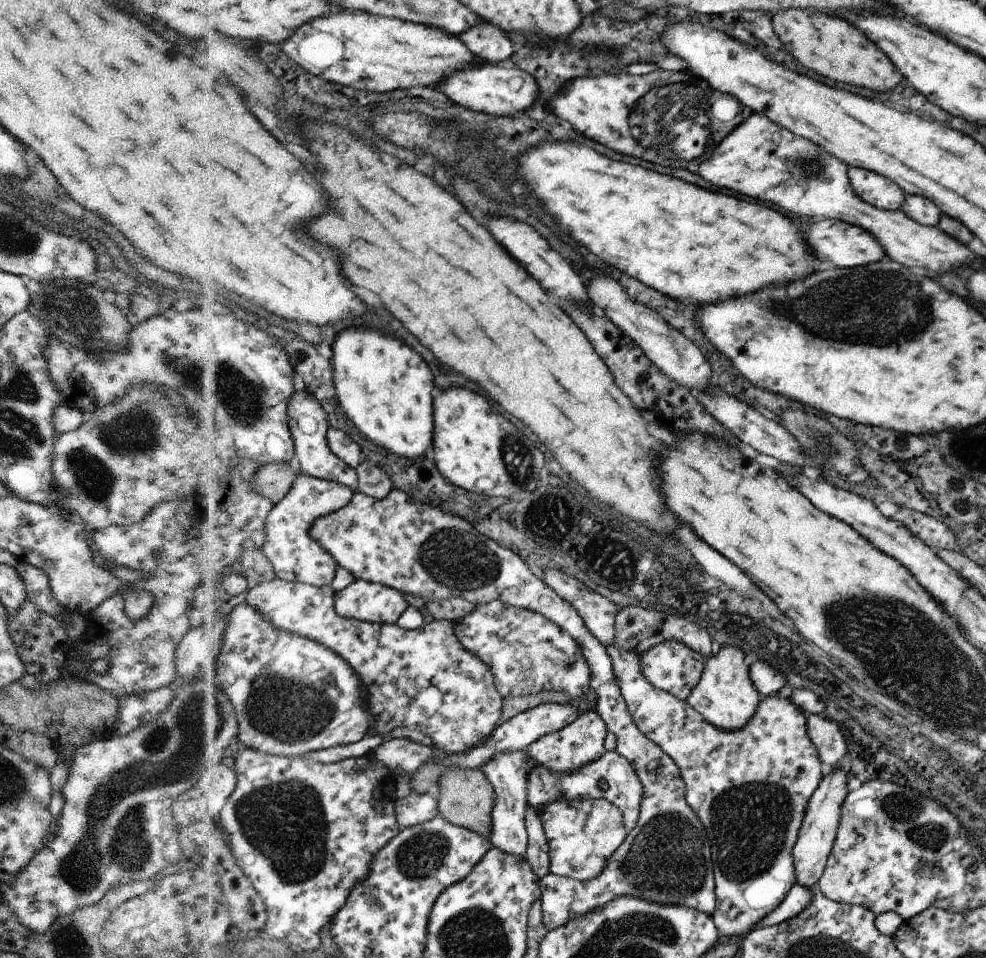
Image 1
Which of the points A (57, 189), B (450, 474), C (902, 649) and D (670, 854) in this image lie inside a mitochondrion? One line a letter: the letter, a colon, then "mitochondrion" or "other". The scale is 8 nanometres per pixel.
A: other
B: other
C: mitochondrion
D: mitochondrion

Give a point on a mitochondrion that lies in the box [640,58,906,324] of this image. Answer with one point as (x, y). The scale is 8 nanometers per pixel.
(806, 166)

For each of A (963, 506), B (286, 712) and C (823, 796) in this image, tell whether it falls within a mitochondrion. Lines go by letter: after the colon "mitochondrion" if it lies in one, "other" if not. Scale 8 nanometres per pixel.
A: other
B: mitochondrion
C: other

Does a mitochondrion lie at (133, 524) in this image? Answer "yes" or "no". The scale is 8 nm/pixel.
no

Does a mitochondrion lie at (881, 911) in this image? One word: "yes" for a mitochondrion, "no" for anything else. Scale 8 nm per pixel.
no

